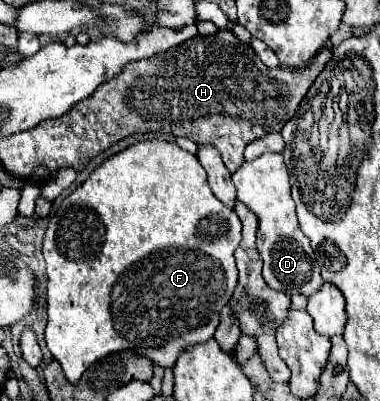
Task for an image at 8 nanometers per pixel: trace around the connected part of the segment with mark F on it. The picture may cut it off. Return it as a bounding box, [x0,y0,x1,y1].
[44,140,242,384]

